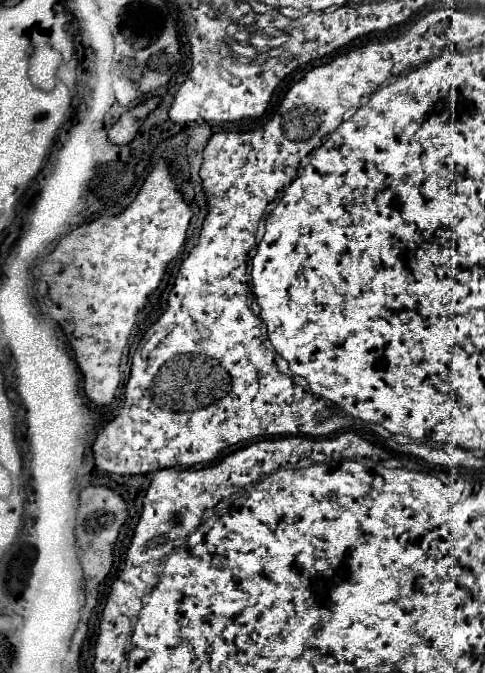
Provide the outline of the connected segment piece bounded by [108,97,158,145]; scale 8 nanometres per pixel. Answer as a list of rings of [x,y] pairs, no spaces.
[[[148,97],[146,101],[138,103],[136,107],[128,109],[126,113],[122,113],[122,117],[108,129],[108,141],[114,145],[126,145],[134,139],[134,135],[138,133],[140,125],[144,123],[144,119],[148,117],[150,111],[154,111],[158,105],[156,97]]]

